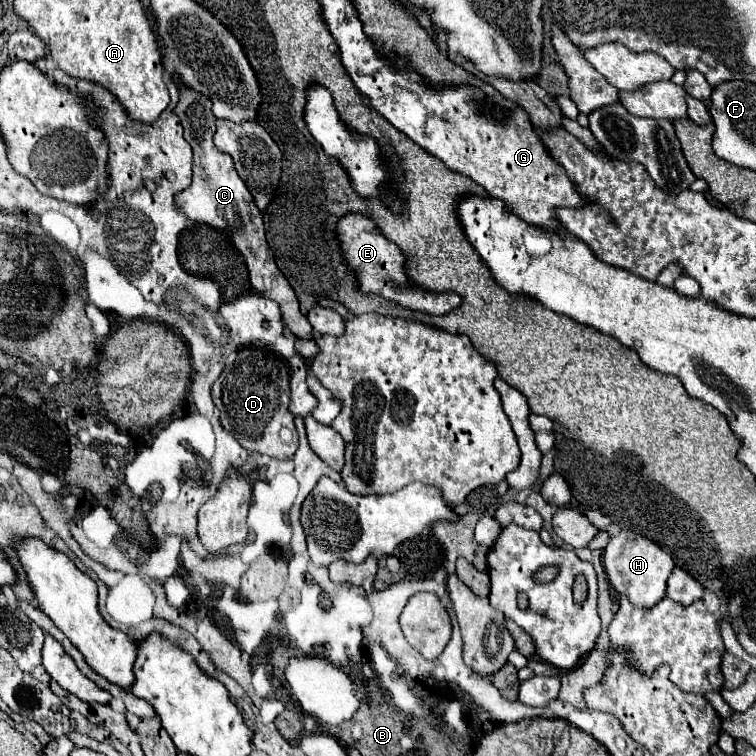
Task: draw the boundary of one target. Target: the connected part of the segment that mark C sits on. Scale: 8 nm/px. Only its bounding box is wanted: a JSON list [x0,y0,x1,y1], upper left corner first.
[175,85,313,337]

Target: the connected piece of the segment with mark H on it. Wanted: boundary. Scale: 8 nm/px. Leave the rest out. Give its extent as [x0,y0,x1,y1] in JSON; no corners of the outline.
[603,531,675,607]

